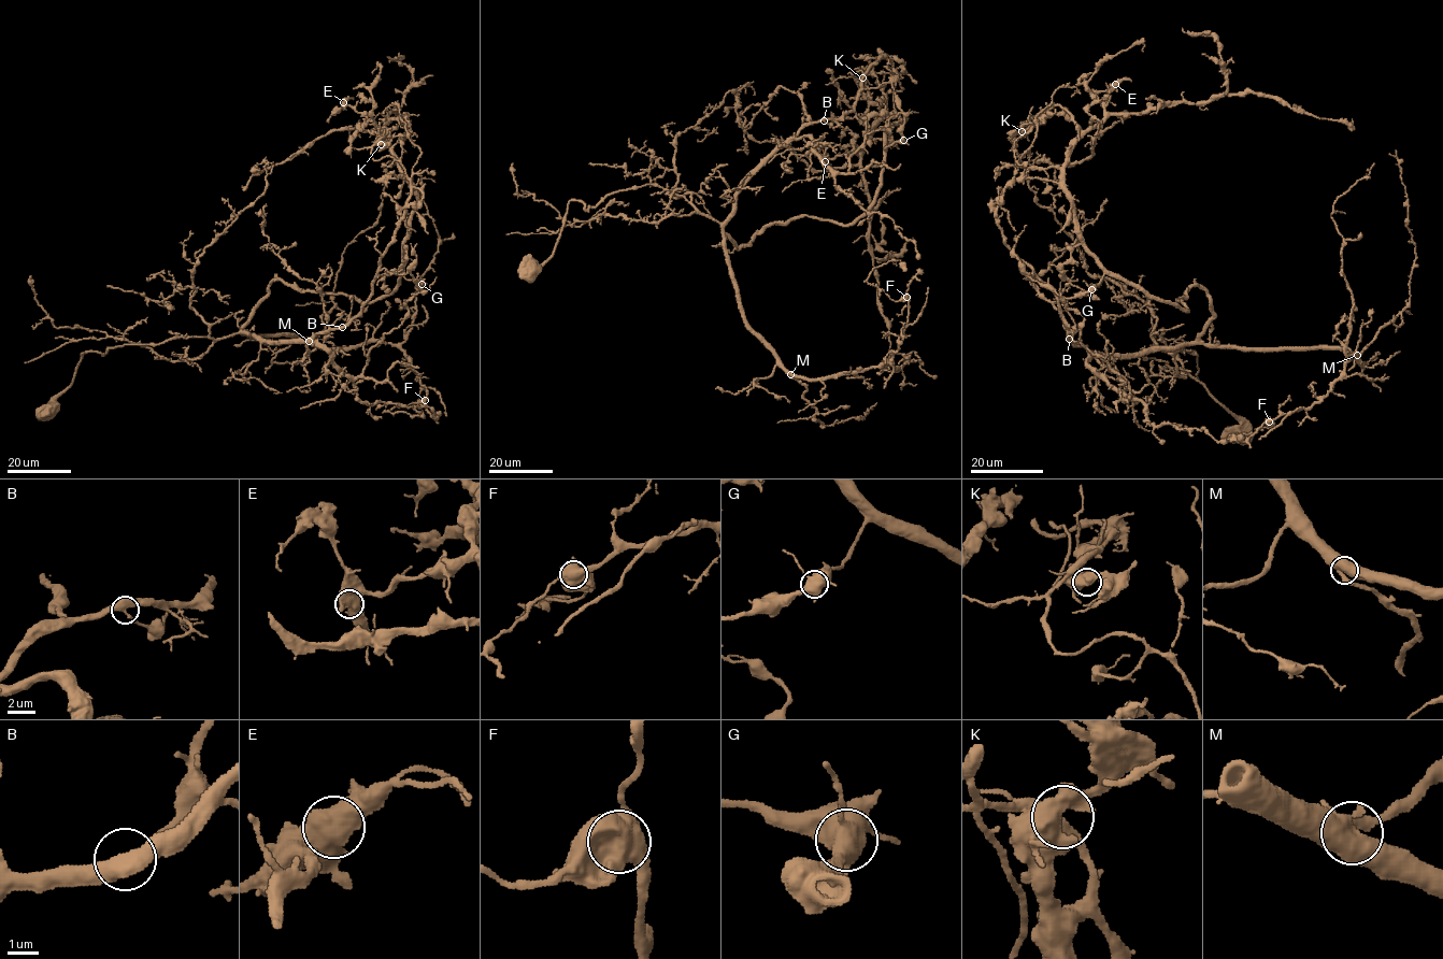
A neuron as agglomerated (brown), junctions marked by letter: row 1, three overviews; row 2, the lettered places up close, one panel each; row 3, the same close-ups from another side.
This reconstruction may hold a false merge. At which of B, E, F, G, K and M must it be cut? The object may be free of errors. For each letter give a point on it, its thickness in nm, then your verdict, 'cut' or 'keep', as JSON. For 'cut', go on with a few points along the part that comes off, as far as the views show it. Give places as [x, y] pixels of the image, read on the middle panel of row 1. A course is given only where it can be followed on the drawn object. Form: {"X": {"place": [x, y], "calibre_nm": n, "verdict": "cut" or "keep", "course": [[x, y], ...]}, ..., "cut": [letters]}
{"B": {"place": [824, 120], "calibre_nm": 460, "verdict": "keep"}, "E": {"place": [825, 161], "calibre_nm": 700, "verdict": "keep"}, "F": {"place": [906, 297], "calibre_nm": 700, "verdict": "cut", "course": [[906, 297], [894, 301], [882, 289], [867, 283], [875, 267], [890, 260], [899, 260], [905, 271]]}, "G": {"place": [903, 140], "calibre_nm": 600, "verdict": "keep"}, "K": {"place": [862, 77], "calibre_nm": 550, "verdict": "keep"}, "M": {"place": [790, 374], "calibre_nm": 440, "verdict": "keep"}, "cut": ["F"]}

